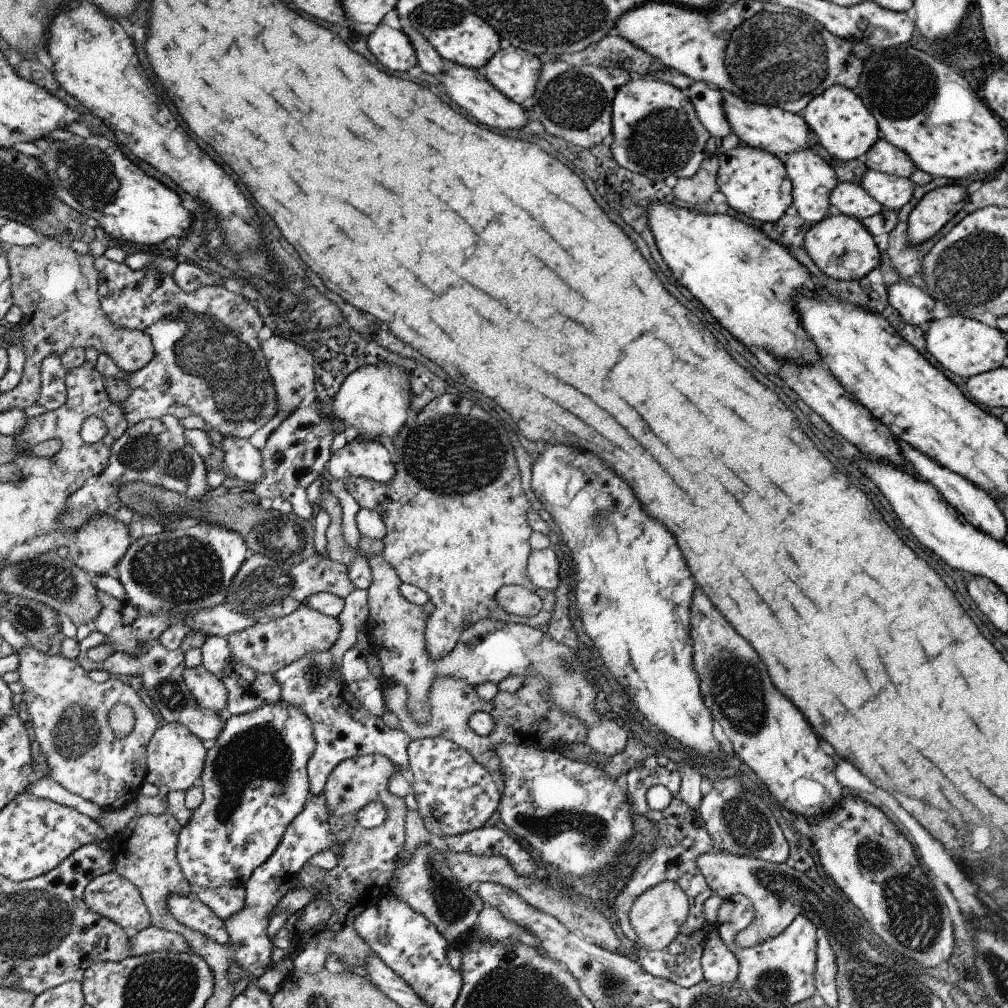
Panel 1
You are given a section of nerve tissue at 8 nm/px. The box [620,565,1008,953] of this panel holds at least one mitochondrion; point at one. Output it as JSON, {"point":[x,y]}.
{"point":[734,684]}

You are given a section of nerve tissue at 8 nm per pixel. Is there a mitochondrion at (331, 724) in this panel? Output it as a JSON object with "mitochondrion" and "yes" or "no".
{"mitochondrion":"no"}

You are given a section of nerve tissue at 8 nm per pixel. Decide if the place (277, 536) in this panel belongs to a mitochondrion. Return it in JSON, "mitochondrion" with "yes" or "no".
{"mitochondrion":"yes"}

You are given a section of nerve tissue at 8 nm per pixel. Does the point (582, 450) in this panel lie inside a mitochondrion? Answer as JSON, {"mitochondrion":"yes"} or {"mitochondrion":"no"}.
{"mitochondrion":"no"}

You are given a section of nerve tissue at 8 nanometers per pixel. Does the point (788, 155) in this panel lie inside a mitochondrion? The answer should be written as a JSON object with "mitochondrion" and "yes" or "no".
{"mitochondrion":"no"}

